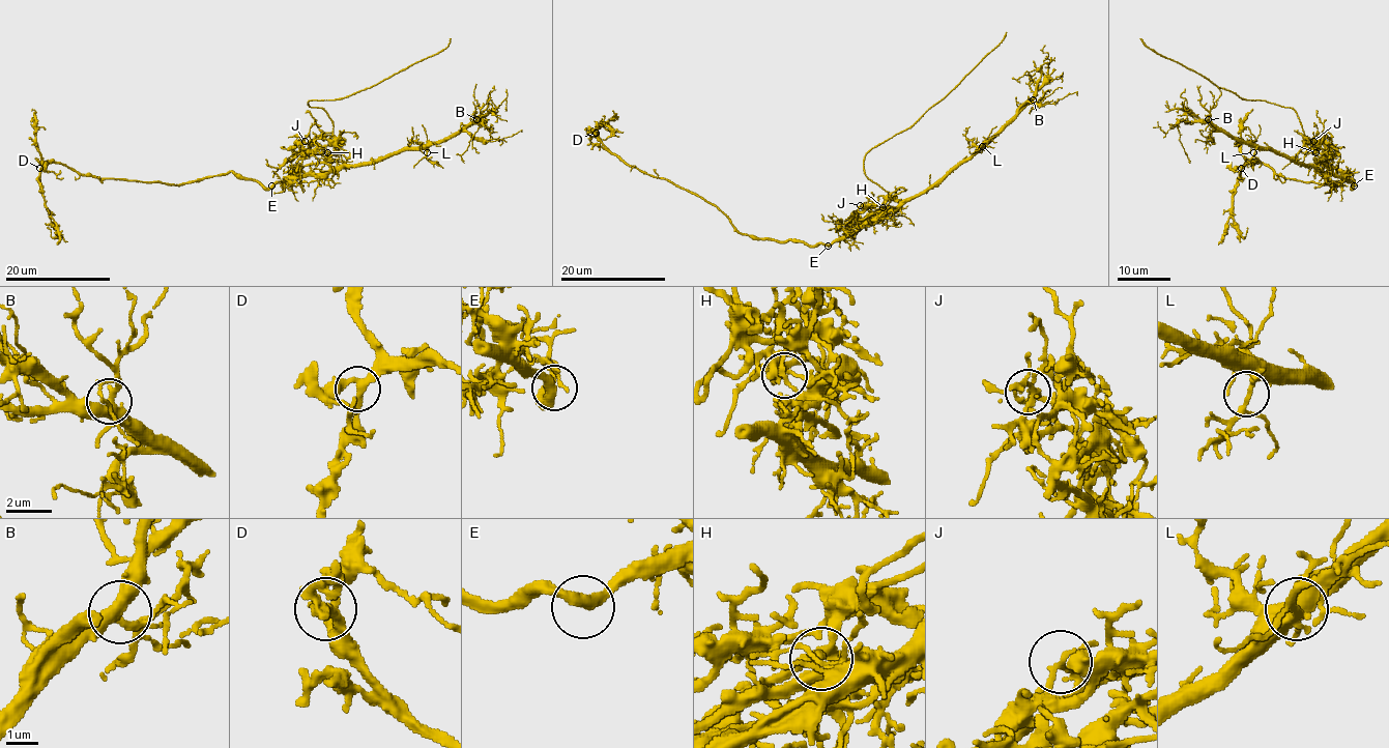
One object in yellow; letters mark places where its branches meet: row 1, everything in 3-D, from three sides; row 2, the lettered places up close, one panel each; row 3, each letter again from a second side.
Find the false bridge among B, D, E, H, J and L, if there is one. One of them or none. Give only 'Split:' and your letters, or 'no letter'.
Split: H

